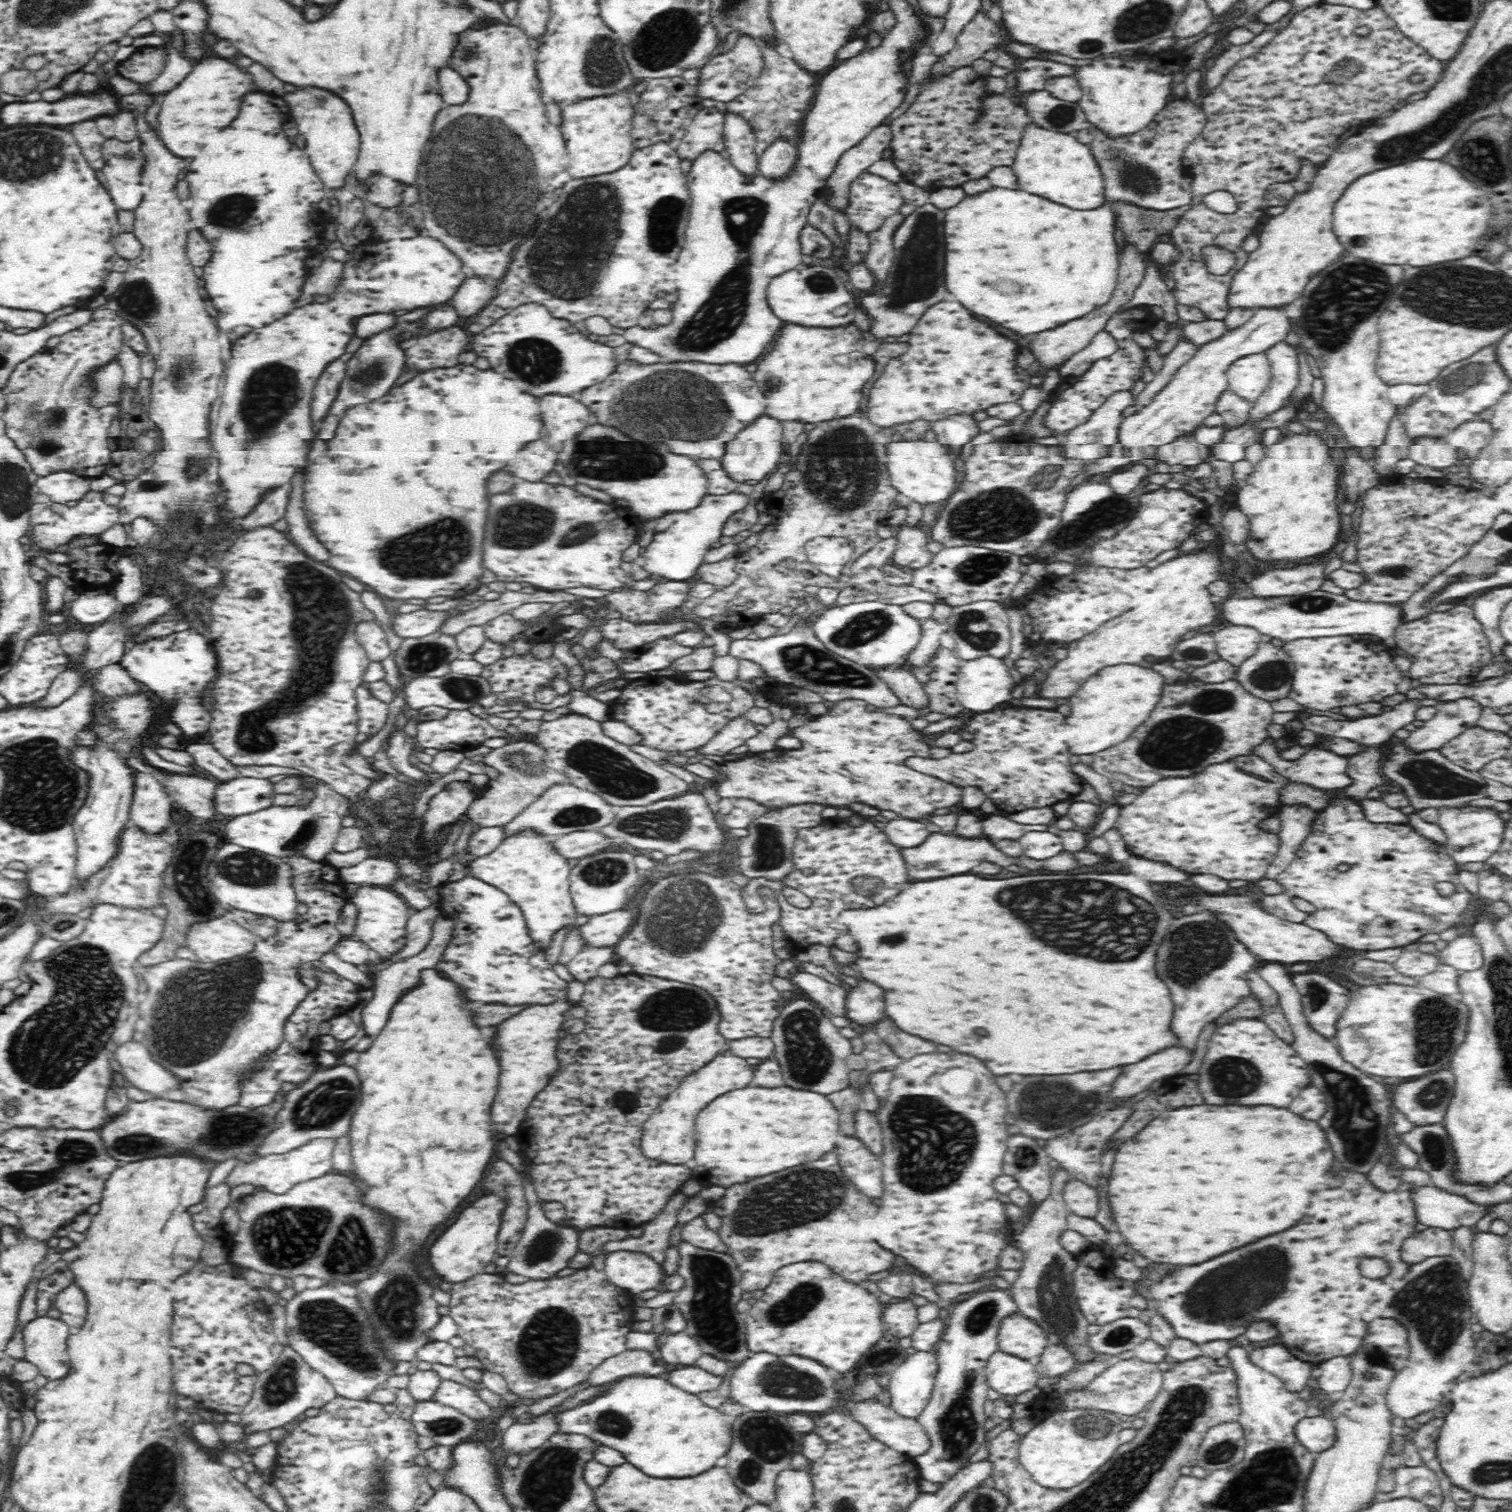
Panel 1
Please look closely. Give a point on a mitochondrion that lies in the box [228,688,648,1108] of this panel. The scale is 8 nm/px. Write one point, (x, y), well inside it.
(606, 871)

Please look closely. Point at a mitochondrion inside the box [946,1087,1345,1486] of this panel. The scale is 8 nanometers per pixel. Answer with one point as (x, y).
(1212, 1298)

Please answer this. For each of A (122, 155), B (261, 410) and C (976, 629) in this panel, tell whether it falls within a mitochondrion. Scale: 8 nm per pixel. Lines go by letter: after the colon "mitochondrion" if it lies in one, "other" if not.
A: mitochondrion
B: mitochondrion
C: mitochondrion

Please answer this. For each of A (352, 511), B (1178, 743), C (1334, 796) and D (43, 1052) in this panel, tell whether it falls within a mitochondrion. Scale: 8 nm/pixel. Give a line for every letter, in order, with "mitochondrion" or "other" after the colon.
A: other
B: mitochondrion
C: other
D: mitochondrion

